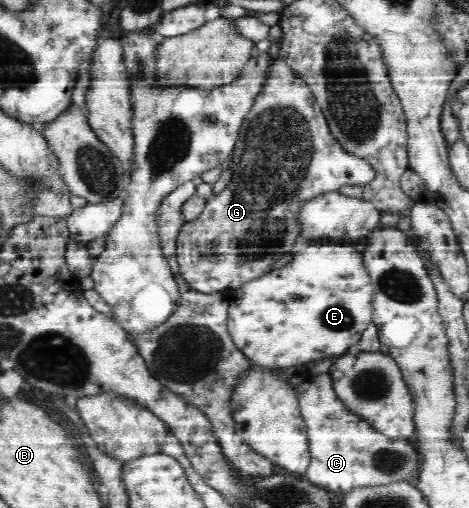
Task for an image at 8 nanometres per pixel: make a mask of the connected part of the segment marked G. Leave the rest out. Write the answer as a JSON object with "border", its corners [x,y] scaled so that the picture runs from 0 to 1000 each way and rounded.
{"border":[[[591,116],[578,134],[578,159],[571,161],[567,173],[552,187],[544,209],[533,217],[529,230],[518,240],[510,278],[486,321],[499,333],[499,350],[495,350],[490,366],[482,368],[467,384],[458,382],[437,402],[426,425],[390,445],[377,469],[377,492],[382,500],[375,506],[382,510],[382,526],[390,537],[390,545],[405,557],[409,569],[439,579],[448,579],[448,575],[473,575],[473,571],[486,571],[486,567],[507,571],[514,563],[525,561],[527,555],[544,553],[548,547],[578,537],[584,531],[588,512],[597,512],[606,500],[620,496],[618,488],[627,484],[631,472],[631,429],[635,429],[631,417],[635,417],[640,402],[652,390],[665,390],[674,382],[691,382],[699,374],[723,374],[729,366],[791,360],[800,352],[800,337],[793,325],[778,311],[768,311],[765,305],[751,303],[738,295],[723,274],[706,262],[706,250],[691,230],[682,205],[676,201],[674,183],[665,177],[663,165],[657,163],[657,156],[648,156],[648,148],[640,148],[635,140],[627,140],[623,132],[614,130],[599,116]]]}

